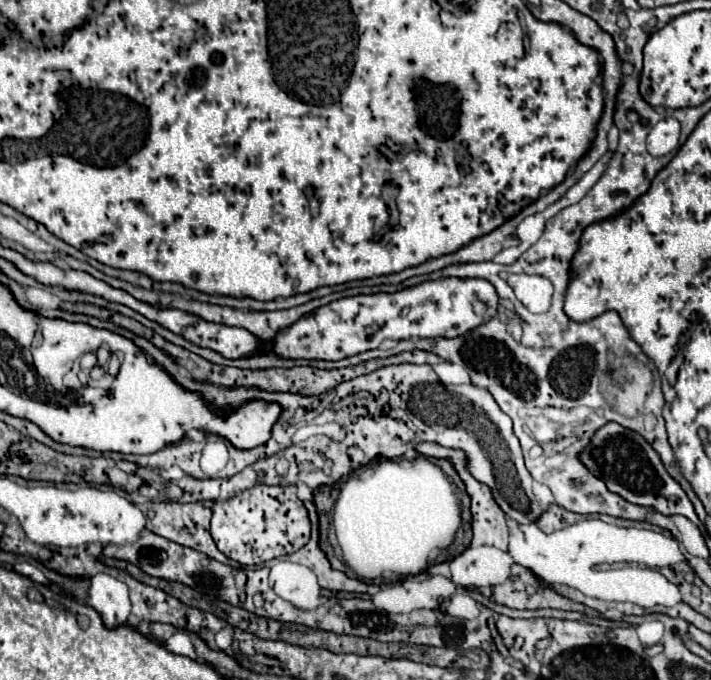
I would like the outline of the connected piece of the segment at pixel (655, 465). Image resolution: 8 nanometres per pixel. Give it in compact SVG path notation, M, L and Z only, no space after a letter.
M609 421L607 425L599 427L593 435L585 453L585 467L599 479L605 481L611 493L617 493L625 501L633 505L653 507L663 515L685 515L685 505L689 505L687 493L681 485L665 471L657 451L635 431Z

